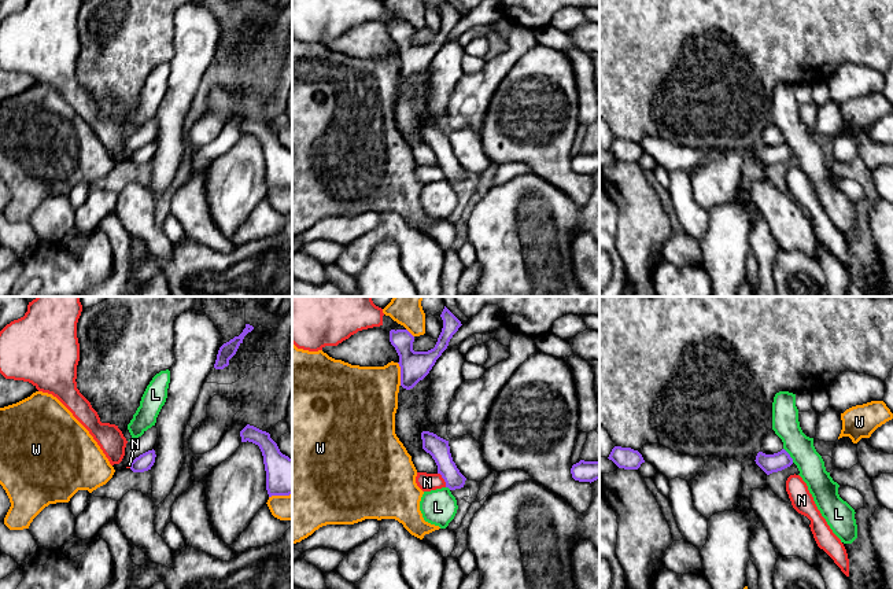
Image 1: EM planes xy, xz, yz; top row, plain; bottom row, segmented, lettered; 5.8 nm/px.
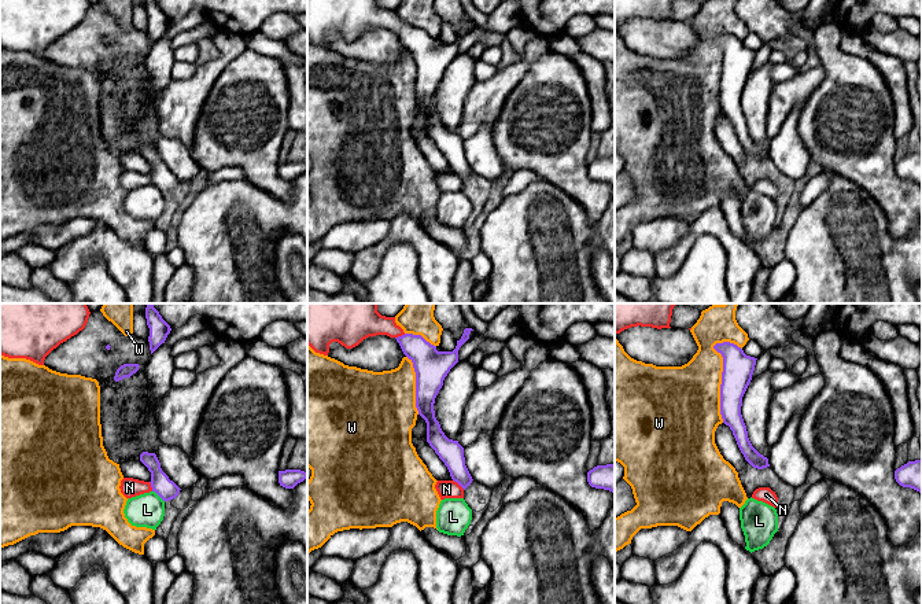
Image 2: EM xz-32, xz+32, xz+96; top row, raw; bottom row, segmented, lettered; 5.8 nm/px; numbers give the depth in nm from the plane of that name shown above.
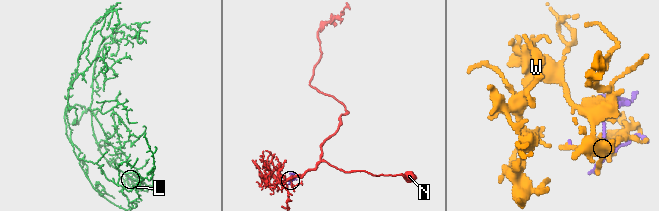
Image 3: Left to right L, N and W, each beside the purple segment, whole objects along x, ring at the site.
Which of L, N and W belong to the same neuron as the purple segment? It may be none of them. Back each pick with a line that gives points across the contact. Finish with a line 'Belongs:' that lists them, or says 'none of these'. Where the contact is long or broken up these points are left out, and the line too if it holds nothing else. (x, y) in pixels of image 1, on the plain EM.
Belongs: N

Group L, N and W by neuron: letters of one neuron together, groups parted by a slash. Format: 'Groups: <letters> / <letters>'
Groups: L / N / W

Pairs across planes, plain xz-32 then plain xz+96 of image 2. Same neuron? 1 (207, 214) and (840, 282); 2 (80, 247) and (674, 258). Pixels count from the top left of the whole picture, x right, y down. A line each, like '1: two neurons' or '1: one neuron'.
1: one neuron
2: one neuron

